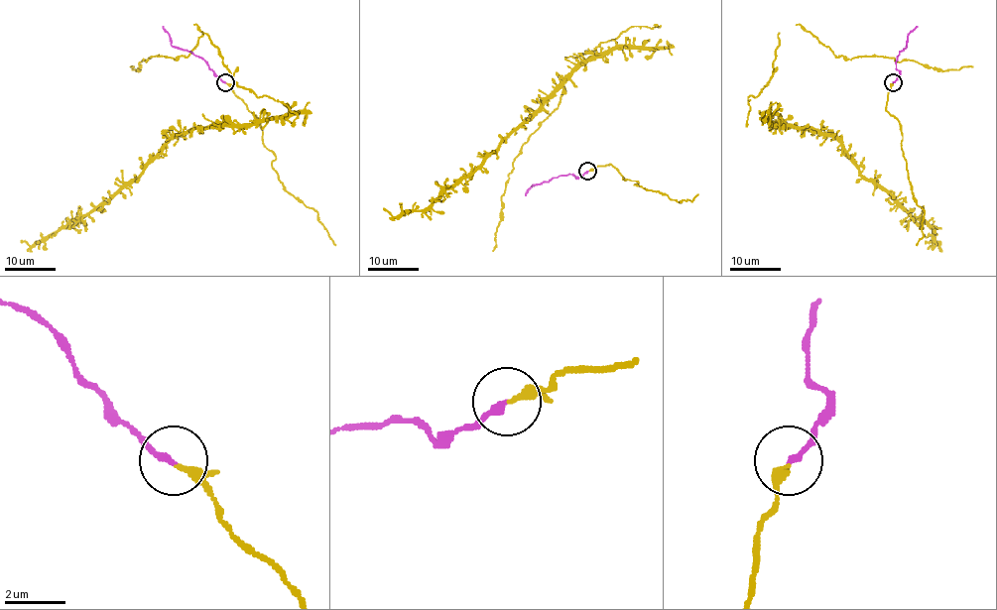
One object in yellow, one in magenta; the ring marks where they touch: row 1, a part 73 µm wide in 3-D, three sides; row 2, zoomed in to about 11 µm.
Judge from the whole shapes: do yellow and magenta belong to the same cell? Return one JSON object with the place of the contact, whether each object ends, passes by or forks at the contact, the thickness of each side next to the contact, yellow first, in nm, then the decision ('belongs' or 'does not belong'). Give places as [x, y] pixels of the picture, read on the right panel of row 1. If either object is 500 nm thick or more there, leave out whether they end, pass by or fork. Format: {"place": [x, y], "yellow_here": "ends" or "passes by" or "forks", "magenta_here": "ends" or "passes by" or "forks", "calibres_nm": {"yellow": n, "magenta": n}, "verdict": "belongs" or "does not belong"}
{"place": [893, 82], "yellow_here": "ends", "magenta_here": "ends", "calibres_nm": {"yellow": 240, "magenta": 200}, "verdict": "belongs"}

